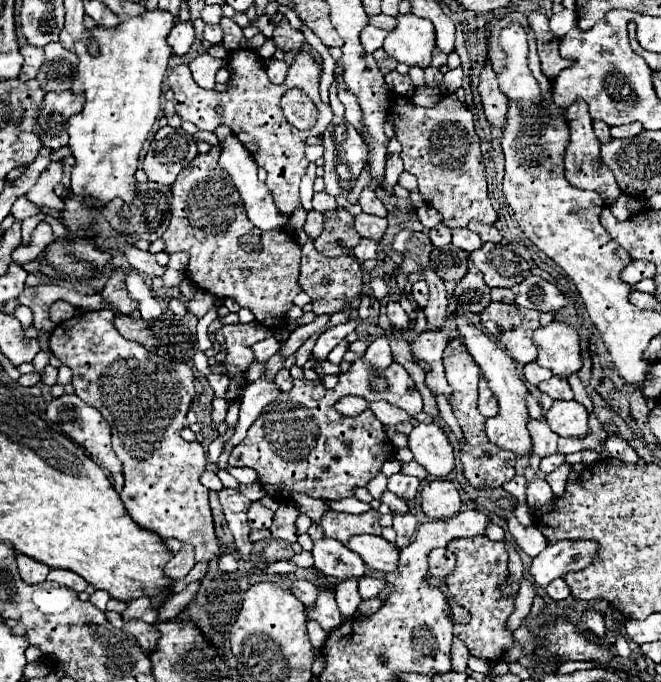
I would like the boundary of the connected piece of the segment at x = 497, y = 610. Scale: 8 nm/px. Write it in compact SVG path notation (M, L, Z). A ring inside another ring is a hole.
M481 535L451 541L447 549L457 555L457 565L445 579L447 591L455 603L465 605L465 609L471 611L471 623L455 625L455 637L459 637L467 645L471 655L497 659L513 645L513 635L507 631L505 621L513 611L515 597L505 599L497 589L507 579L507 547L503 541L495 543L487 535Z

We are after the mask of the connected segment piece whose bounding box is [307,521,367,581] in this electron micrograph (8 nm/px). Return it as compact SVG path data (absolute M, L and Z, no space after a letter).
M321 521L313 523L313 527L307 531L313 539L313 557L315 557L315 569L321 571L323 575L335 577L339 581L353 579L353 577L363 577L367 575L367 567L363 559L347 549L343 543L337 539L331 539L323 533Z

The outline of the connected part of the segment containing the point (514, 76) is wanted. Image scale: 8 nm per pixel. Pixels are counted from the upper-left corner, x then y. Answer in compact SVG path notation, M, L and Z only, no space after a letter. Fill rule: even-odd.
M519 25L505 27L499 35L499 43L507 53L505 71L497 75L501 91L511 101L527 101L537 97L541 89L527 67L527 37L523 27Z

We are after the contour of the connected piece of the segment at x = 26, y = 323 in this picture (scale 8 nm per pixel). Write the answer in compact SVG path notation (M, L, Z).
M20 305L13 315L20 321L24 330L33 326L33 314L27 306Z

